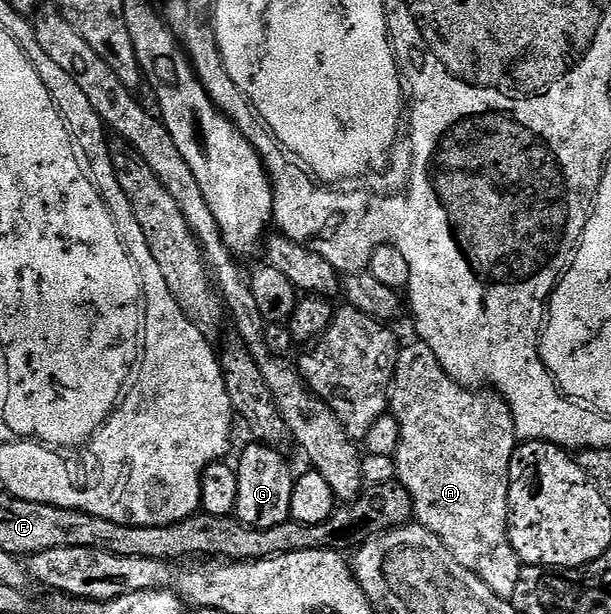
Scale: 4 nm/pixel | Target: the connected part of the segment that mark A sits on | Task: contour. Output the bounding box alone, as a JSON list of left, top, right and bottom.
[389,342,521,598]

